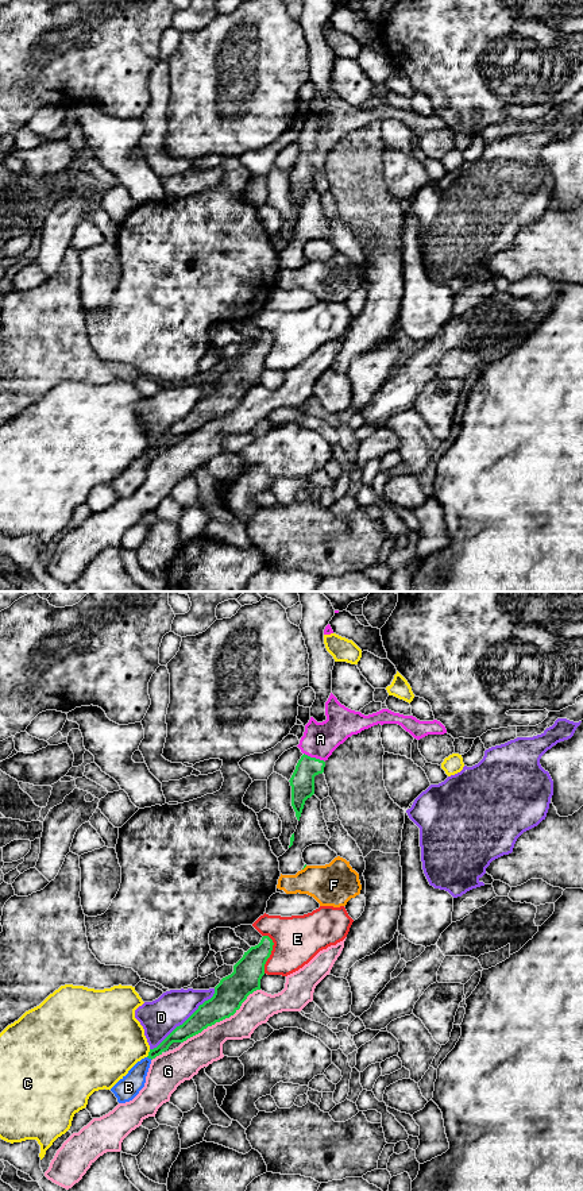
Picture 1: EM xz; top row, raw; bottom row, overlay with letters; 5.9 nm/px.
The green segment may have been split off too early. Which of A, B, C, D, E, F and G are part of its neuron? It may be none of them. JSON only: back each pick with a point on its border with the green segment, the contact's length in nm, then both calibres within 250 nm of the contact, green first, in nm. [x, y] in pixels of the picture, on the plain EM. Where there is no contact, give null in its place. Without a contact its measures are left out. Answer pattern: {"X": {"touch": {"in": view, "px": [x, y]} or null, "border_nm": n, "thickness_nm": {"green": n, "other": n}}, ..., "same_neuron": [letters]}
{"A": {"touch": {"in": "xz", "px": [315, 153]}, "border_nm": 140, "thickness_nm": {"green": 140, "other": 200}}, "same_neuron": ["A"]}

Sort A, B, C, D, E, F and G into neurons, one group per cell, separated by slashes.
A / B / C / D / E / F / G

